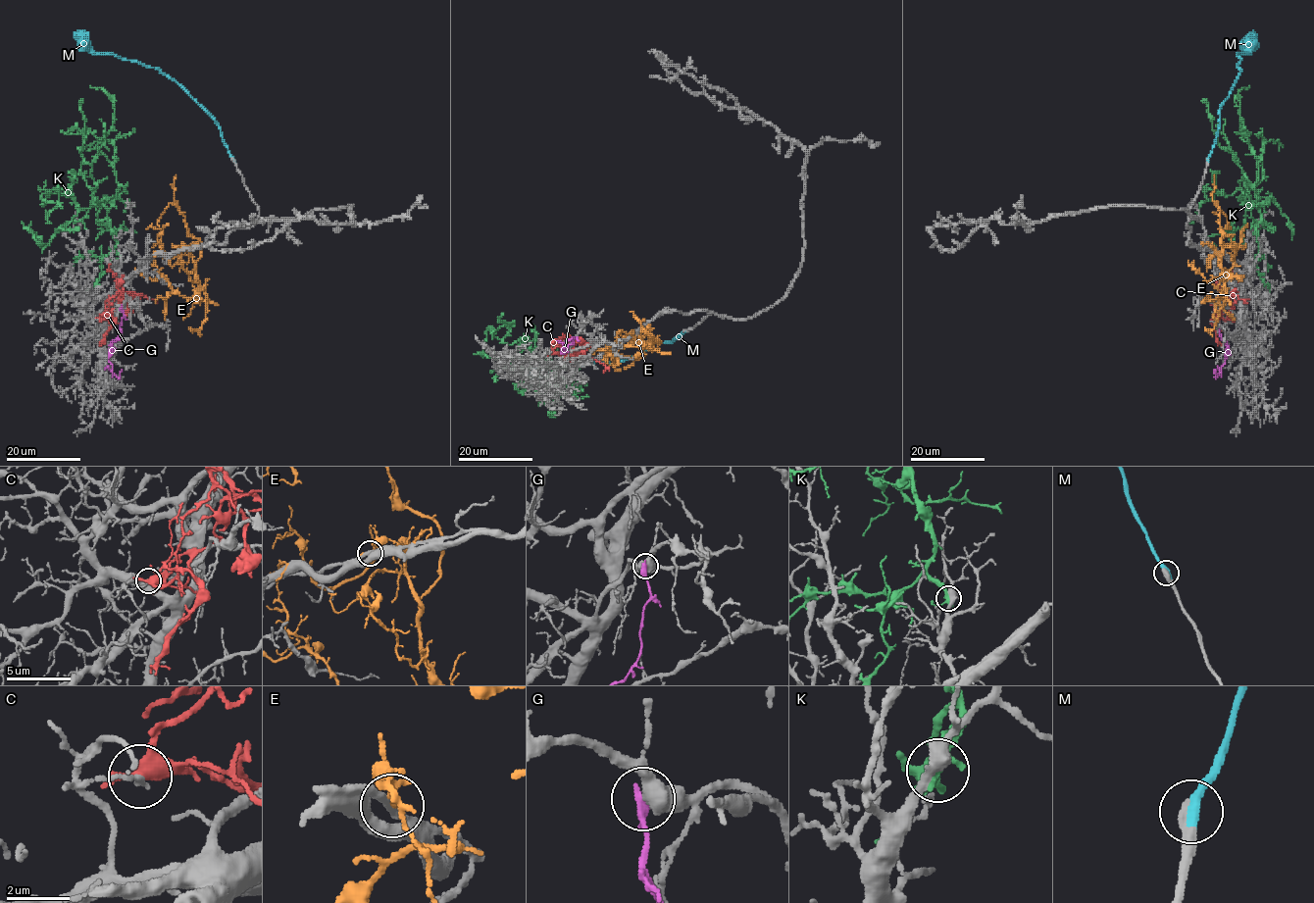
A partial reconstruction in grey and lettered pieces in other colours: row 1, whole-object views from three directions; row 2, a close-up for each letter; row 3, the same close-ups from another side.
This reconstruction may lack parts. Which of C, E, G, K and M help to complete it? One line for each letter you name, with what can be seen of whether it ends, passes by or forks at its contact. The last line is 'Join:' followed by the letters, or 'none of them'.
M: it ends
Join: M

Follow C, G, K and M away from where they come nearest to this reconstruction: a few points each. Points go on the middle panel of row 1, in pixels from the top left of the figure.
C: (551, 353), (567, 355), (582, 351), (606, 367), (603, 373)
G: (574, 338), (561, 350), (573, 337)
K: (573, 382), (559, 384), (518, 365), (513, 355), (520, 342), (492, 335), (509, 324), (499, 319), (502, 313)
M: (684, 331), (670, 342), (651, 343), (614, 363), (562, 360), (545, 374), (526, 378)

